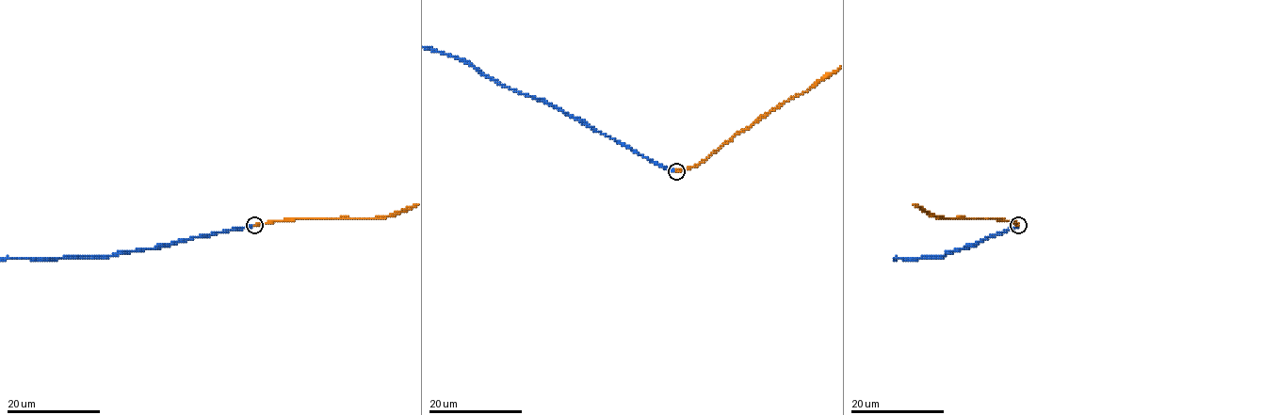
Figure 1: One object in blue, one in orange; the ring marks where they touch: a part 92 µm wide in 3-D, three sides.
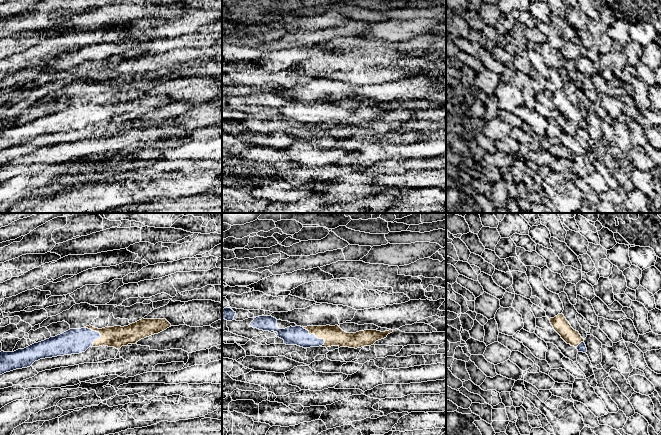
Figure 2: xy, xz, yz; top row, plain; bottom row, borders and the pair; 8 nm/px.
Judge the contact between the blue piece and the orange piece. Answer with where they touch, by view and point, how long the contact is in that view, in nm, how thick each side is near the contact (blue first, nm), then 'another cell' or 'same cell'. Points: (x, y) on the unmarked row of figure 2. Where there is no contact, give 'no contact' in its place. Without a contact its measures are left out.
meets blue in xz at (314, 110); contact 240 nm long; 150 nm thick on the blue side, 160 nm on the other; same cell

